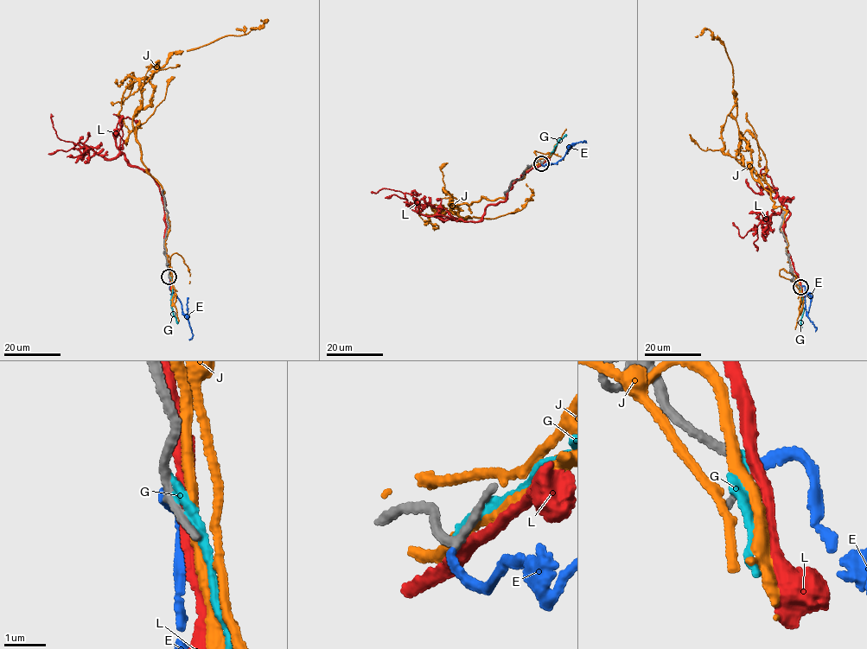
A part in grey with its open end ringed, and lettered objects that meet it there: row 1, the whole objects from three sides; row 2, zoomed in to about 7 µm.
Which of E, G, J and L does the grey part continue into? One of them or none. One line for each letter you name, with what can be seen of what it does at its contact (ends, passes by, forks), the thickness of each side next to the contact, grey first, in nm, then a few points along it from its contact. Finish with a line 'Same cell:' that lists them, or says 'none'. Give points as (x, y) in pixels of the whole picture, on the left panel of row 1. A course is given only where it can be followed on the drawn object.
E: it ends; calibres 190 and 240 nm; course (168, 276), (170, 289), (181, 304), (182, 314), (192, 334), (189, 340)
Same cell: E

